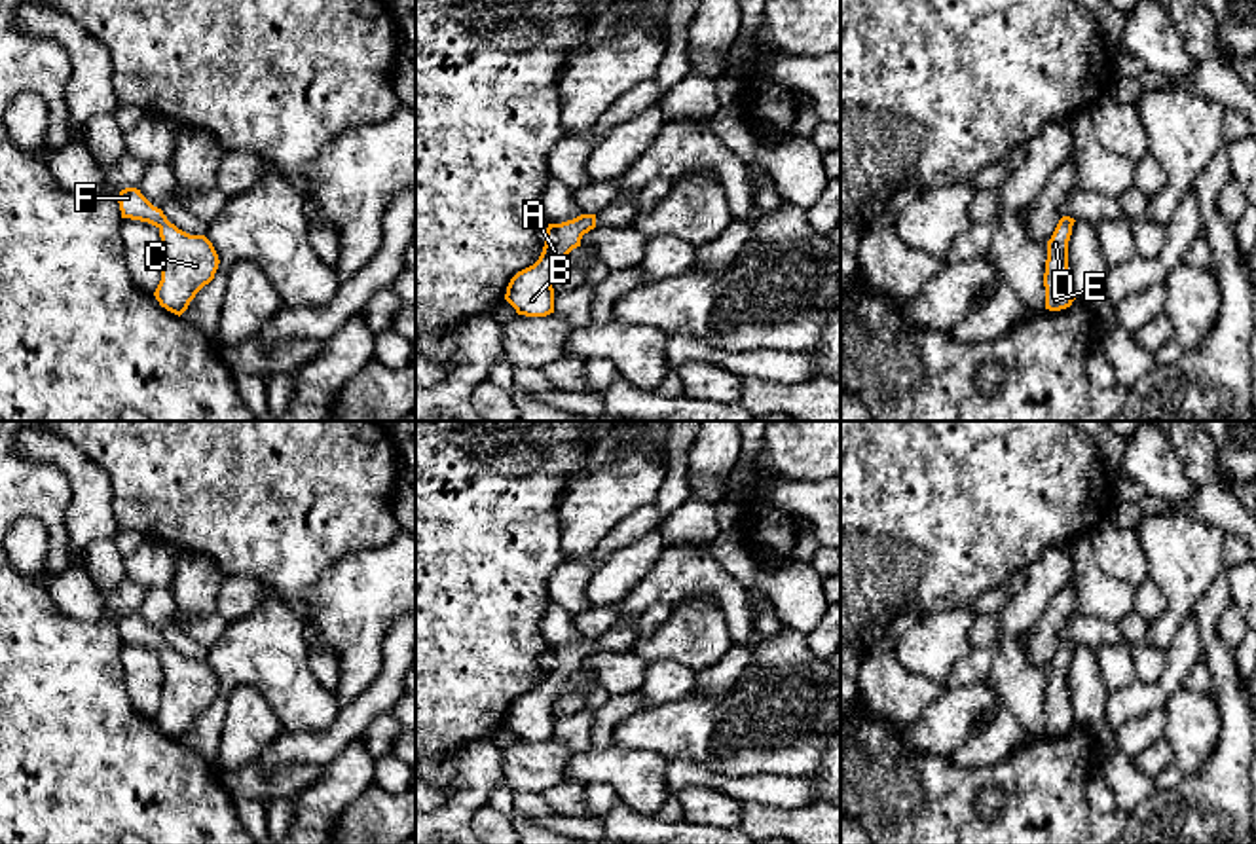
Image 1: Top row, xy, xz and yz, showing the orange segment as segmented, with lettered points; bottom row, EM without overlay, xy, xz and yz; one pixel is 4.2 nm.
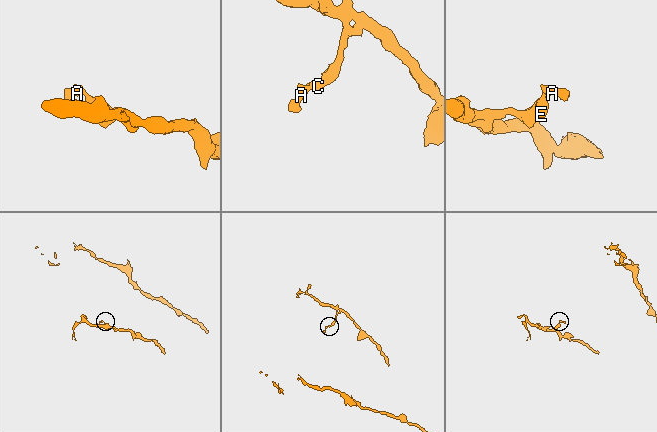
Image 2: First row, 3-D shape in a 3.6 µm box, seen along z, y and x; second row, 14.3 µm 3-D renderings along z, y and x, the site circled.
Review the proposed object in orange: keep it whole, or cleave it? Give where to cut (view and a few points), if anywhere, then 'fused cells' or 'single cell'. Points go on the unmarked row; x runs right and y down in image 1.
no cut | single cell

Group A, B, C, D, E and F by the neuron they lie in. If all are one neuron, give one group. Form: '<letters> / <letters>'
A B C D E F

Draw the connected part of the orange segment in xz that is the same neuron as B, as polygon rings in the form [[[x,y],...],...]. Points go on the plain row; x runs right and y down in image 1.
[[[581,639],[562,649],[548,649],[545,671],[539,685],[518,696],[508,711],[505,725],[526,742],[546,742],[554,738],[552,706],[562,685],[577,671],[584,658],[596,652],[596,639]]]

